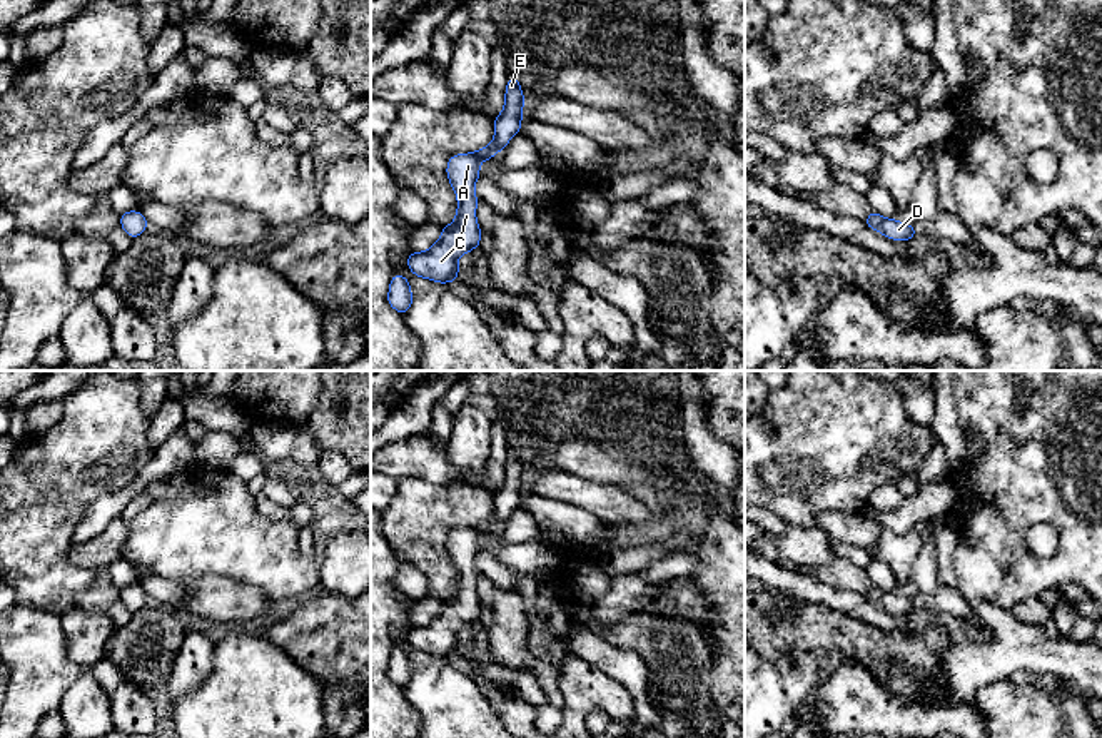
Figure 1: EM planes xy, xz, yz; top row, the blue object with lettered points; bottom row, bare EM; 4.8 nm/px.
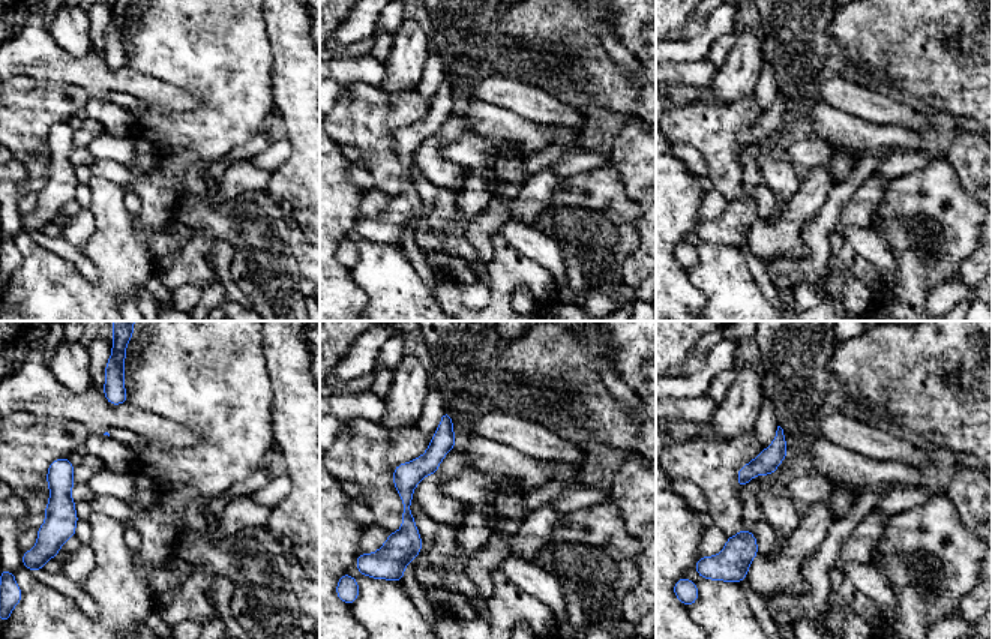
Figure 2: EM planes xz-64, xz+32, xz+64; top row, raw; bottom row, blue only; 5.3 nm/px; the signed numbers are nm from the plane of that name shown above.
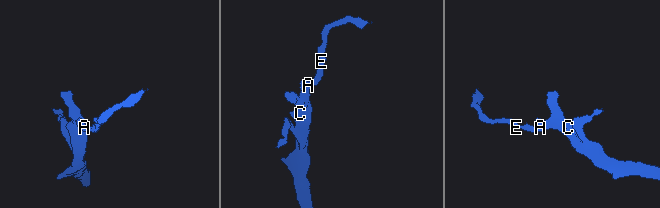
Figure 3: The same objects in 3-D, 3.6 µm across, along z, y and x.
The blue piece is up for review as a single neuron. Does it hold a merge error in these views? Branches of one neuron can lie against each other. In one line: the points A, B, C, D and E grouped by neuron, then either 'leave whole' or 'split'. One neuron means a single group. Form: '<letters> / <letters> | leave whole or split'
A B C D E | leave whole

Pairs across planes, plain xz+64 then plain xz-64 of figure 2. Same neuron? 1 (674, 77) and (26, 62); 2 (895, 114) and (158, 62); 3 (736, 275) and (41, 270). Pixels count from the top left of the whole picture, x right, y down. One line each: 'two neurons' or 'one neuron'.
1: one neuron
2: two neurons
3: one neuron

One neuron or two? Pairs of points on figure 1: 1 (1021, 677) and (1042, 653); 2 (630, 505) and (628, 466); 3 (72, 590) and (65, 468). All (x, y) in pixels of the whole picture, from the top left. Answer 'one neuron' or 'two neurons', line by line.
1: two neurons
2: two neurons
3: one neuron

